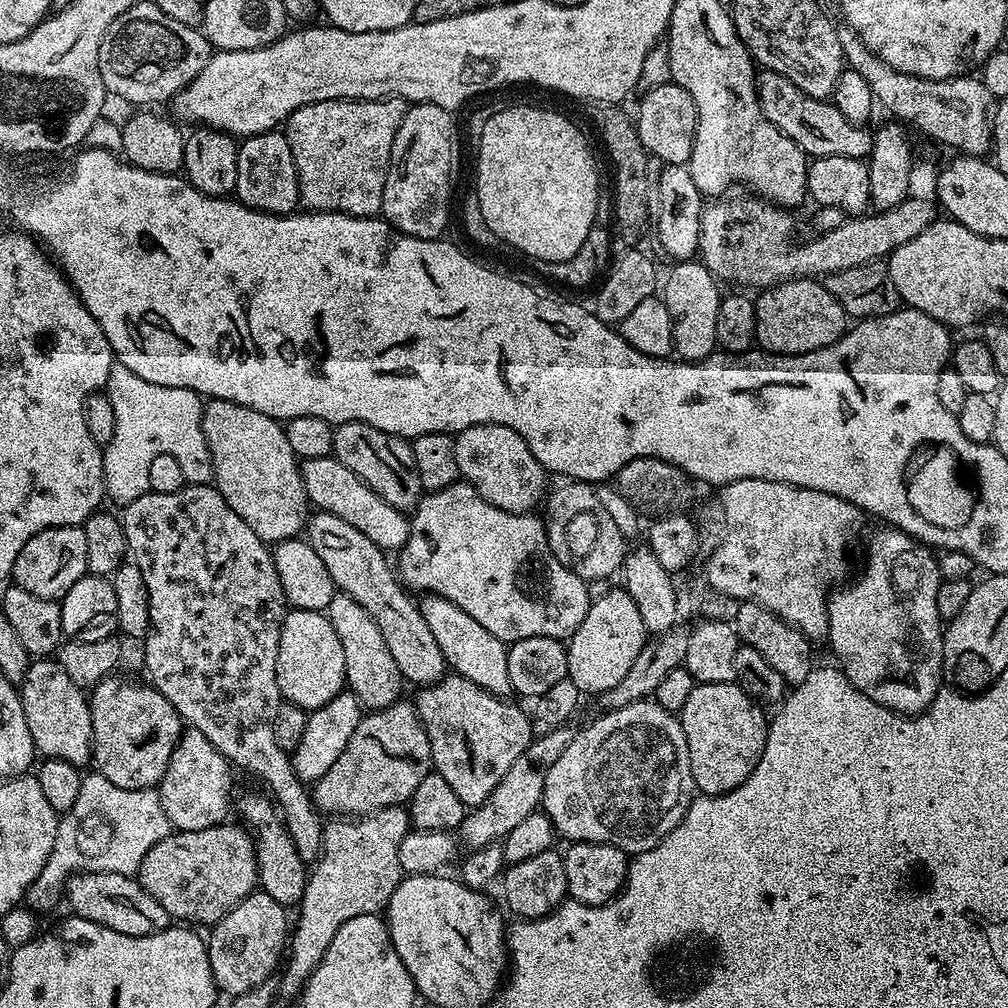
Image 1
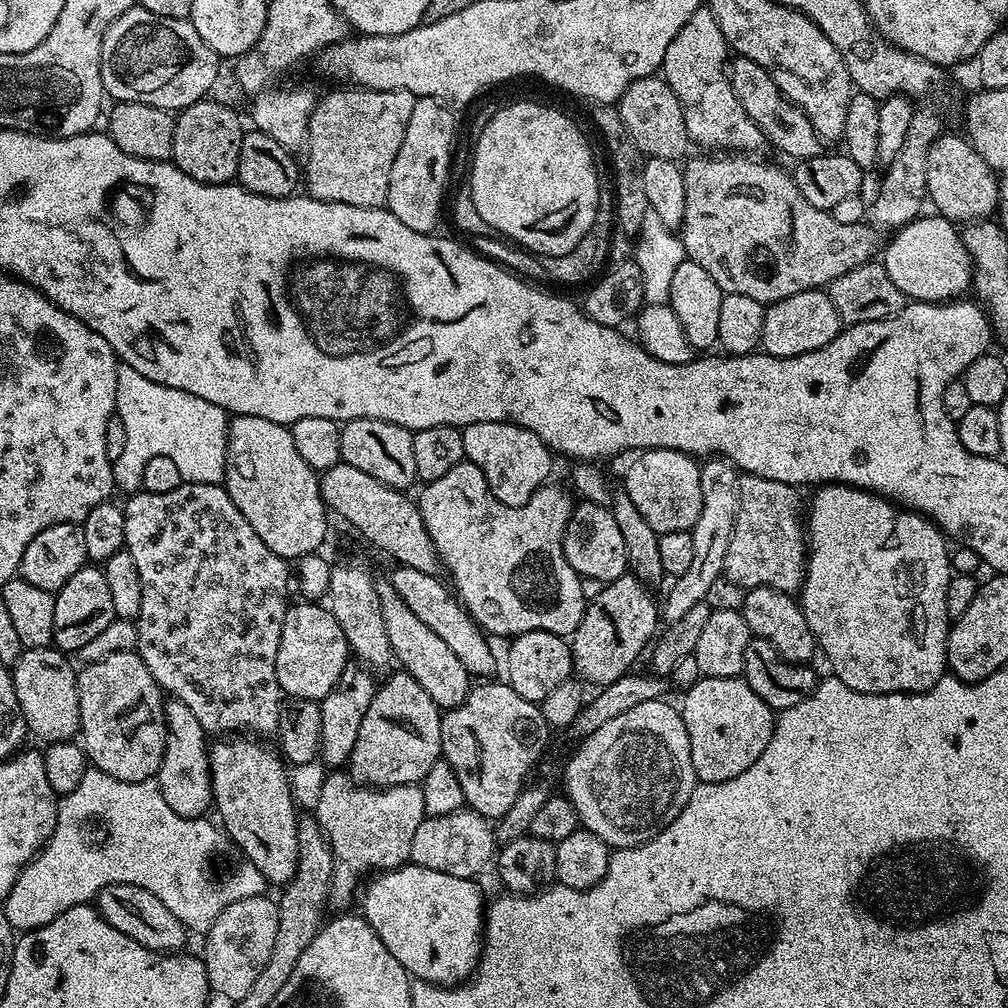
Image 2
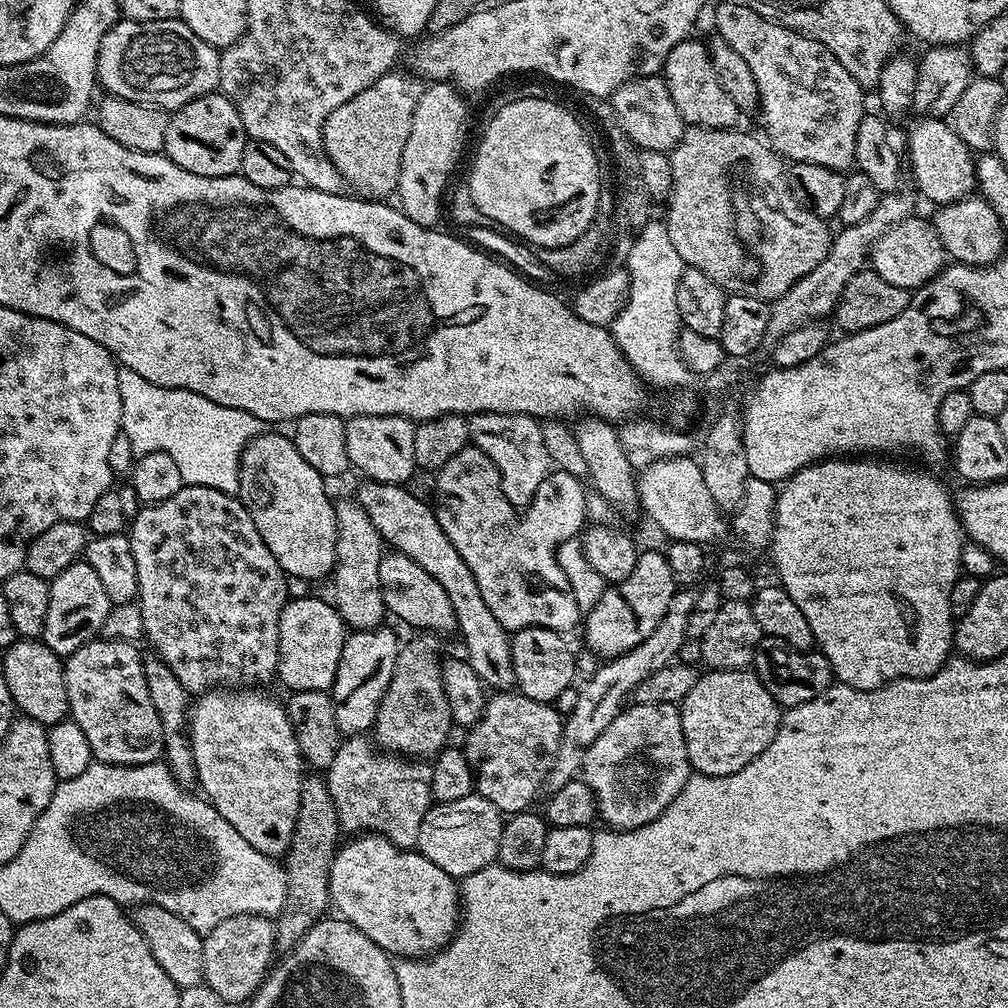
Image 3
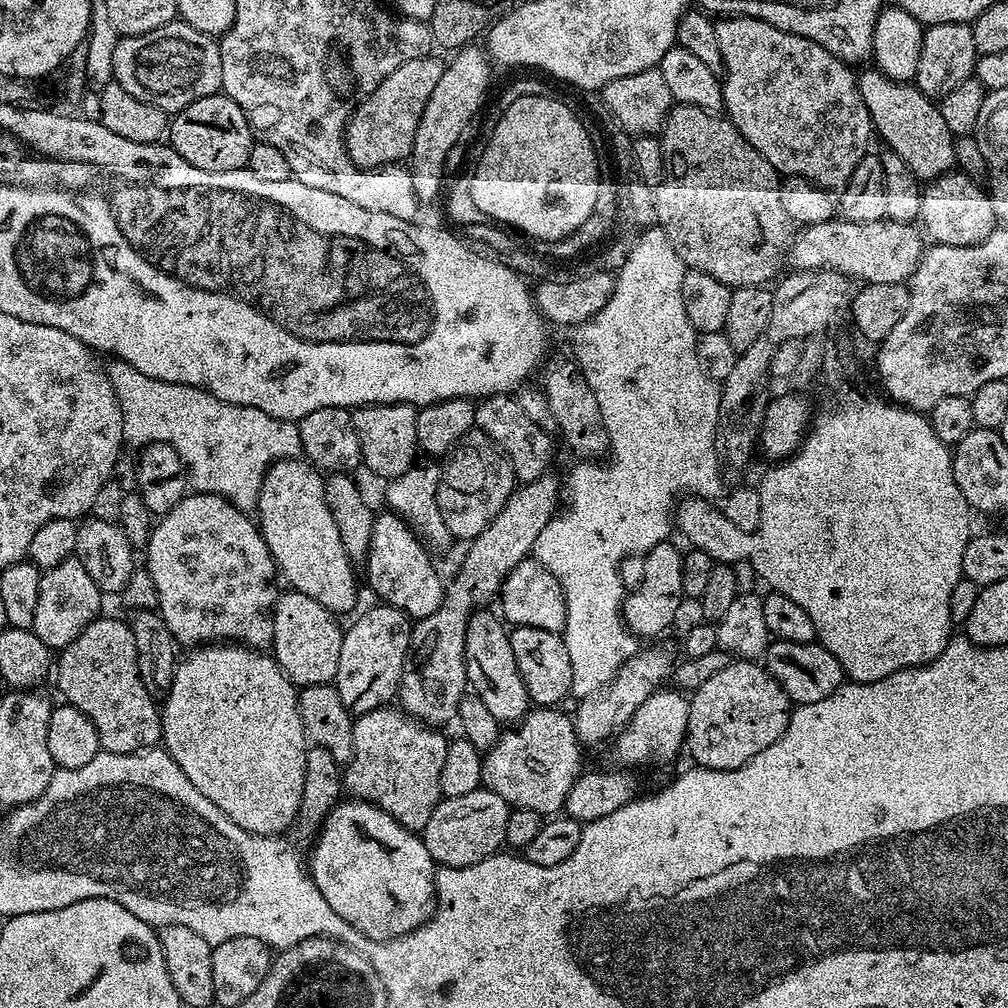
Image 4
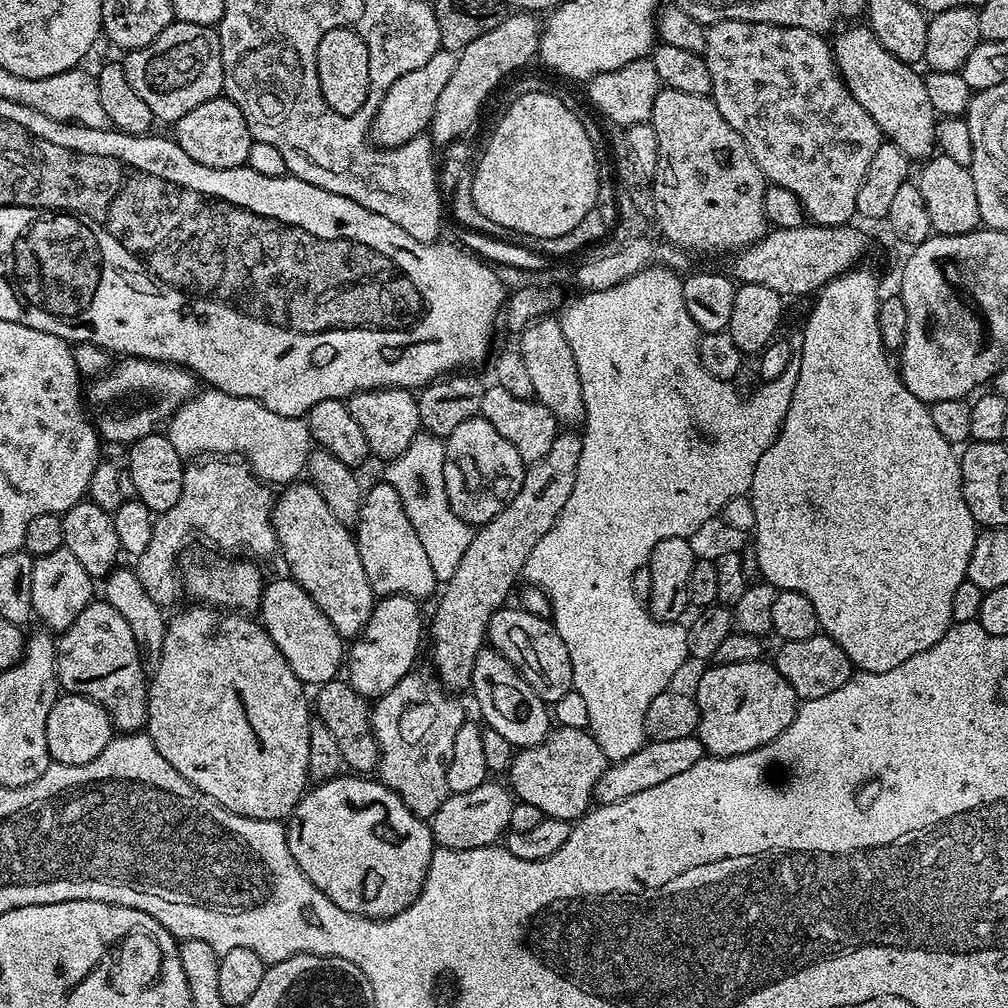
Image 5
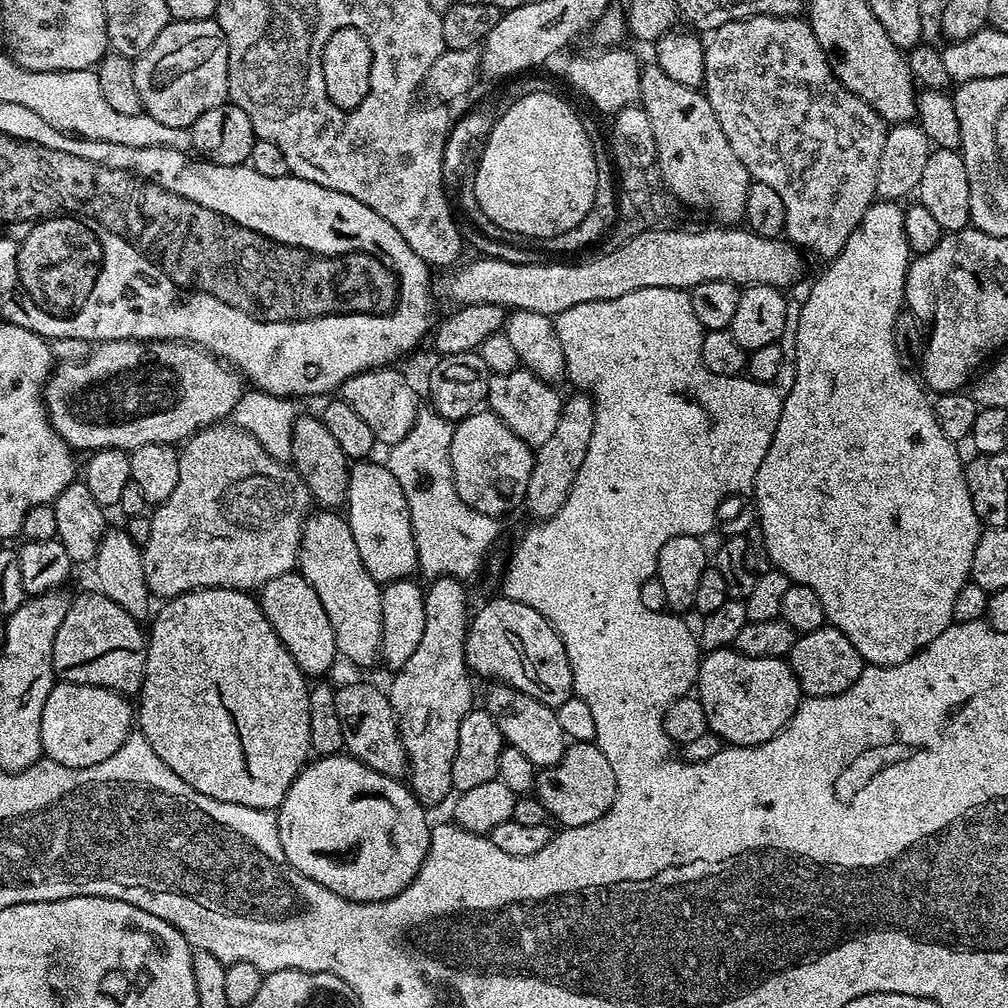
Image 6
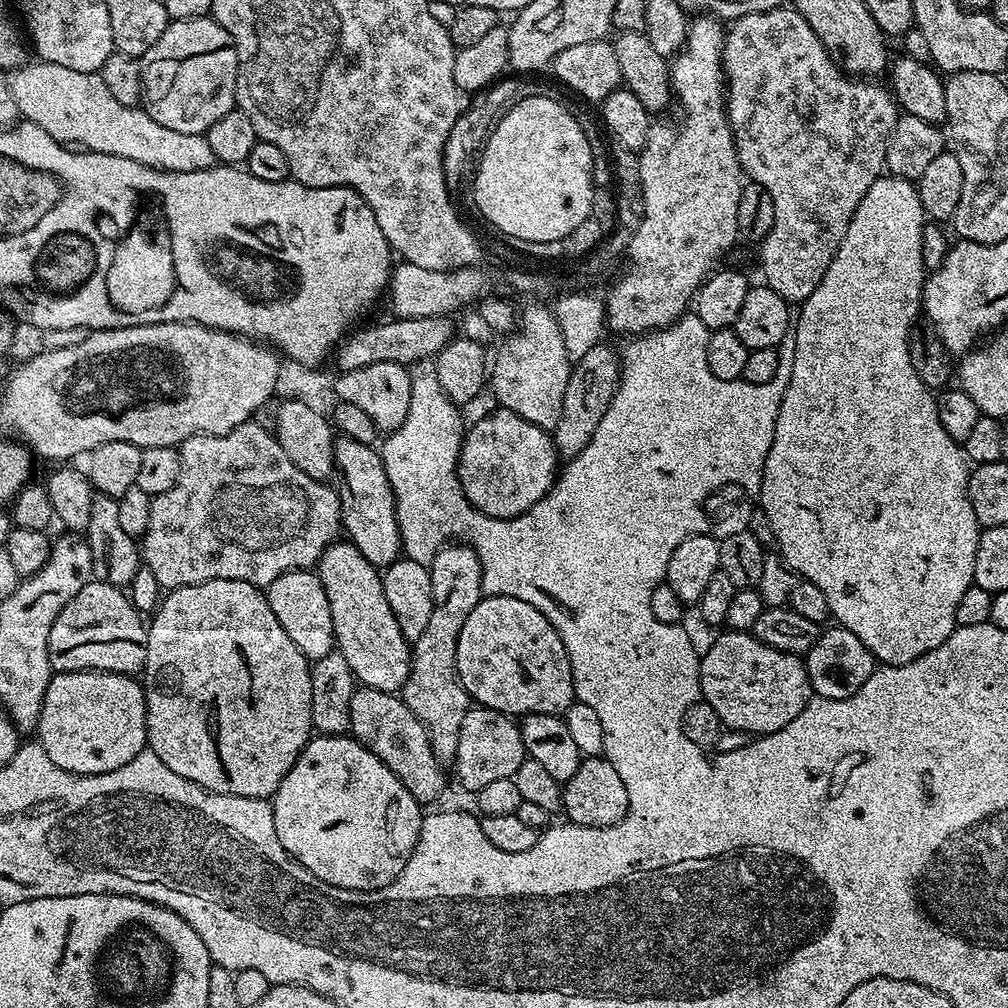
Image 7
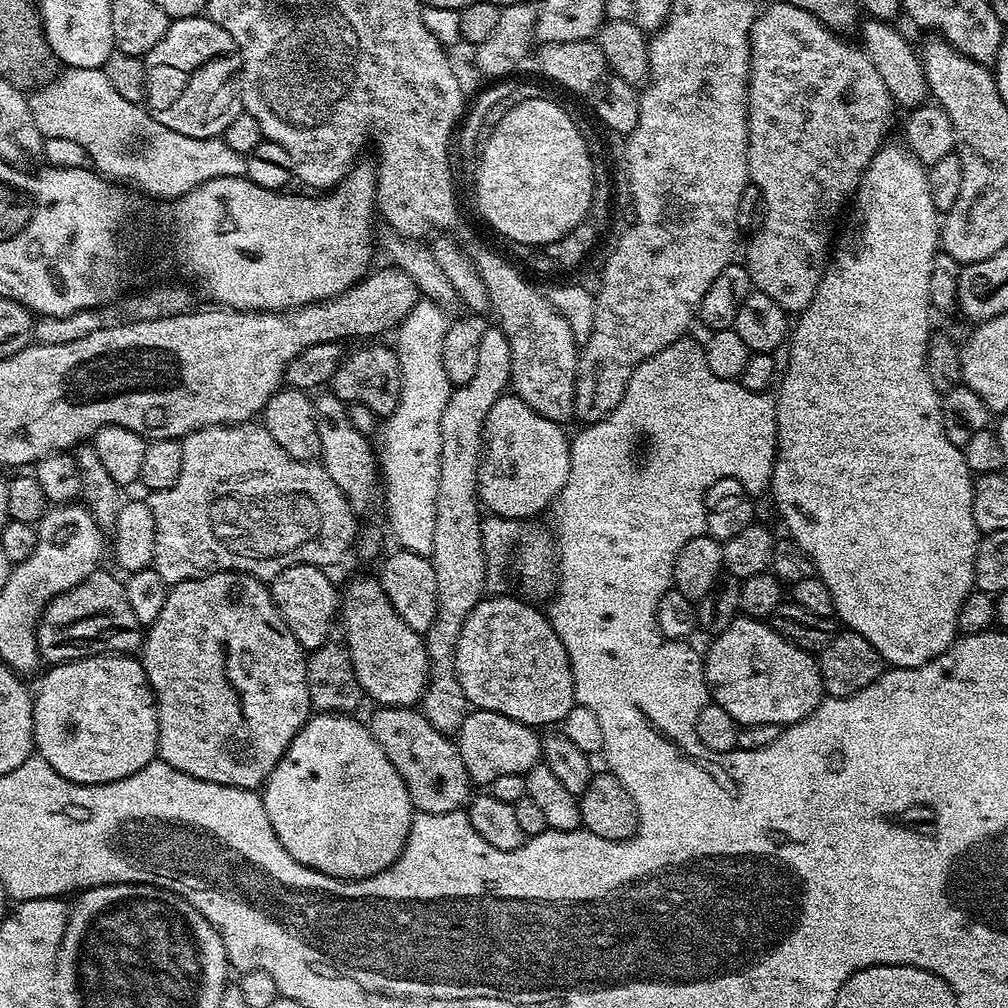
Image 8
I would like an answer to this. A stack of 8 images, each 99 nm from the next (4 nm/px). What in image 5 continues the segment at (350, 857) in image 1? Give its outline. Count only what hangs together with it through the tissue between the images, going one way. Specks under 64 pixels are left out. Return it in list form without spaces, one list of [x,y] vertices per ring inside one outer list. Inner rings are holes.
[[[413,670],[405,674],[385,696],[371,705],[372,733],[380,747],[380,762],[378,765],[378,779],[386,785],[416,816],[431,818],[446,802],[449,790],[446,786],[446,770],[450,757],[454,754],[454,737],[458,735],[458,726],[466,722],[464,708],[455,700],[451,691],[438,686],[437,681],[431,675]]]

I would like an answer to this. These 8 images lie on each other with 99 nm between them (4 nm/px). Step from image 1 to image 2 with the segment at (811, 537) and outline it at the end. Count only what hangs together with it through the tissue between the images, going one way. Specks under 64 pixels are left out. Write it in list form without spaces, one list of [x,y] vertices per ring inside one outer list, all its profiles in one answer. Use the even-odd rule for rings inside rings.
[[[751,474],[740,477],[740,505],[736,521],[732,527],[730,546],[724,563],[724,576],[745,590],[766,584],[774,590],[782,590],[789,594],[799,593],[804,582],[806,567],[806,528],[802,523],[802,504],[795,487],[782,482],[774,482],[770,478],[762,478]]]

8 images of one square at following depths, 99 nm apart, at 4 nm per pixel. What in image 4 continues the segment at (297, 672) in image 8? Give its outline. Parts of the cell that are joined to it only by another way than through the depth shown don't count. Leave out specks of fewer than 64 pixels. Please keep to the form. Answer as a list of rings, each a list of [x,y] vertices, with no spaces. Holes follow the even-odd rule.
[[[208,642],[203,646],[196,646],[191,649],[188,657],[181,659],[176,665],[176,673],[172,679],[172,685],[168,695],[163,697],[160,708],[160,730],[162,733],[162,744],[166,751],[182,766],[182,774],[218,806],[228,817],[242,830],[259,836],[279,836],[287,833],[296,823],[296,815],[302,802],[302,782],[306,770],[306,754],[310,747],[308,735],[304,733],[302,718],[298,710],[298,688],[292,683],[290,677],[280,669],[279,664],[267,651],[257,650],[235,642]]]

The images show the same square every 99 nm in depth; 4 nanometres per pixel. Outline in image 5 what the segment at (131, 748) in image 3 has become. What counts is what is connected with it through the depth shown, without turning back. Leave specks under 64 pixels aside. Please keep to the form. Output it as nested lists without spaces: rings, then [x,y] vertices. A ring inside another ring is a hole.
[[[103,598],[93,599],[56,640],[56,678],[65,693],[89,696],[108,711],[117,733],[141,731],[148,723],[148,682],[142,654],[126,618]]]

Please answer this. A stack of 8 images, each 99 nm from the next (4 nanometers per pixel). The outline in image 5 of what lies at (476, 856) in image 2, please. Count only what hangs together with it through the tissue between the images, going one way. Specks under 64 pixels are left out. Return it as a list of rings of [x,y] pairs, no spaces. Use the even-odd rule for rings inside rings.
[[[485,782],[475,790],[466,794],[453,792],[438,806],[438,810],[430,818],[433,841],[439,847],[453,848],[454,850],[474,850],[475,848],[491,848],[496,840],[509,831],[508,823],[514,797],[503,783],[492,784]]]

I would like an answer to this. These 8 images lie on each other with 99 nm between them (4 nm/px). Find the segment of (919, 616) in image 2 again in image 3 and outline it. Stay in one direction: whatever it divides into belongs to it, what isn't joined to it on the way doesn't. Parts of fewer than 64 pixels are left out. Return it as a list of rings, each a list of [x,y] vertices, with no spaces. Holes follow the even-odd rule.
[[[829,458],[826,460],[818,460],[816,463],[806,466],[801,472],[796,472],[791,478],[779,489],[776,497],[776,519],[772,529],[772,543],[770,545],[770,553],[772,552],[772,564],[776,567],[776,576],[779,587],[786,590],[786,594],[790,594],[790,598],[794,598],[794,603],[798,605],[798,610],[802,610],[806,622],[810,622],[810,630],[814,630],[814,638],[816,639],[815,647],[830,662],[833,677],[839,683],[857,688],[858,690],[874,690],[880,688],[883,684],[889,684],[895,680],[902,678],[926,678],[927,676],[937,675],[940,667],[950,659],[950,653],[954,648],[954,617],[950,610],[950,590],[954,590],[954,582],[960,579],[962,569],[960,566],[960,548],[966,542],[964,530],[960,522],[960,517],[956,511],[954,496],[944,489],[944,484],[936,476],[931,476],[928,472],[923,472],[920,468],[907,468],[904,464],[891,464],[888,458]]]

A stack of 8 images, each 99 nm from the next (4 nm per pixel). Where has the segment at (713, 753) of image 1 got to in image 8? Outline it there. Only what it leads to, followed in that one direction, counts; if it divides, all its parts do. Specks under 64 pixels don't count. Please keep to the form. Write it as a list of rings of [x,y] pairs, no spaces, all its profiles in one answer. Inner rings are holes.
[[[737,616],[734,622],[722,634],[718,634],[711,641],[708,653],[703,653],[704,682],[708,686],[711,699],[730,718],[736,720],[737,725],[746,724],[778,724],[787,726],[797,724],[806,718],[825,699],[824,683],[820,677],[820,665],[817,657],[811,652],[802,650],[786,638],[782,638],[772,629],[771,623],[754,616]]]

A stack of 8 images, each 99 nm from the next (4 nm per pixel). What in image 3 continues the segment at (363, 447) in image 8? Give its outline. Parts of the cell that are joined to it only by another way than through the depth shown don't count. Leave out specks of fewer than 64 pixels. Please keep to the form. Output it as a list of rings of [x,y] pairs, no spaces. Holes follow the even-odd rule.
[[[385,551],[378,566],[378,582],[382,586],[385,609],[391,615],[393,612],[402,623],[416,628],[412,630],[423,630],[428,634],[457,631],[454,606],[450,606],[446,590],[442,590],[442,586],[438,586],[438,582],[430,578],[430,574],[426,574],[418,562],[414,562],[414,558],[401,552]]]

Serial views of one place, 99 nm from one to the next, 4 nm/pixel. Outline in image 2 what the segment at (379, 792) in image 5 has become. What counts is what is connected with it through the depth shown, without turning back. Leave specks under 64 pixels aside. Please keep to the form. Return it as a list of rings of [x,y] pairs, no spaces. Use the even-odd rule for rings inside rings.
[[[411,862],[373,875],[364,888],[364,901],[359,911],[364,920],[382,938],[382,946],[407,970],[409,977],[425,984],[455,986],[463,984],[476,971],[482,951],[482,933],[486,899],[475,879],[454,878],[442,870],[426,870]]]

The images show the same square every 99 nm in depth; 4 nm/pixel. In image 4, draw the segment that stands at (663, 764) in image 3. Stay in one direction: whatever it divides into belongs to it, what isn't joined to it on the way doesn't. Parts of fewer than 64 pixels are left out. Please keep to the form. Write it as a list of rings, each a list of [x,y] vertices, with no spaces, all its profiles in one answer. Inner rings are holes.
[[[657,690],[650,698],[646,698],[646,702],[638,706],[632,719],[620,729],[615,737],[616,756],[624,763],[621,765],[668,764],[685,747],[688,735],[689,697],[676,690],[664,691]]]

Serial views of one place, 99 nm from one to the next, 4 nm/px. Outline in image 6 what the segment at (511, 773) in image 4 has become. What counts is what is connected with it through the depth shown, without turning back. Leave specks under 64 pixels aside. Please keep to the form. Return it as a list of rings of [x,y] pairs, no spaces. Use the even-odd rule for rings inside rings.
[[[572,742],[554,766],[536,773],[534,795],[546,806],[549,817],[564,828],[586,826],[598,822],[614,802],[618,791],[616,769],[606,762],[606,754],[594,742]]]

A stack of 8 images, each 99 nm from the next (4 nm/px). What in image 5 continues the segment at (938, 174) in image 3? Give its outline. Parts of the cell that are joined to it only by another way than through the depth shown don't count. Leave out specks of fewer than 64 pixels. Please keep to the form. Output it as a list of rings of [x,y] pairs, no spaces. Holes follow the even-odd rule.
[[[848,26],[835,33],[836,40],[831,41],[832,56],[836,59],[836,69],[844,79],[844,85],[850,94],[874,118],[880,127],[881,137],[887,143],[898,146],[909,161],[924,162],[937,151],[936,122],[938,115],[930,104],[929,95],[924,85],[925,77],[916,73],[913,65],[902,62],[876,41],[871,28]]]

